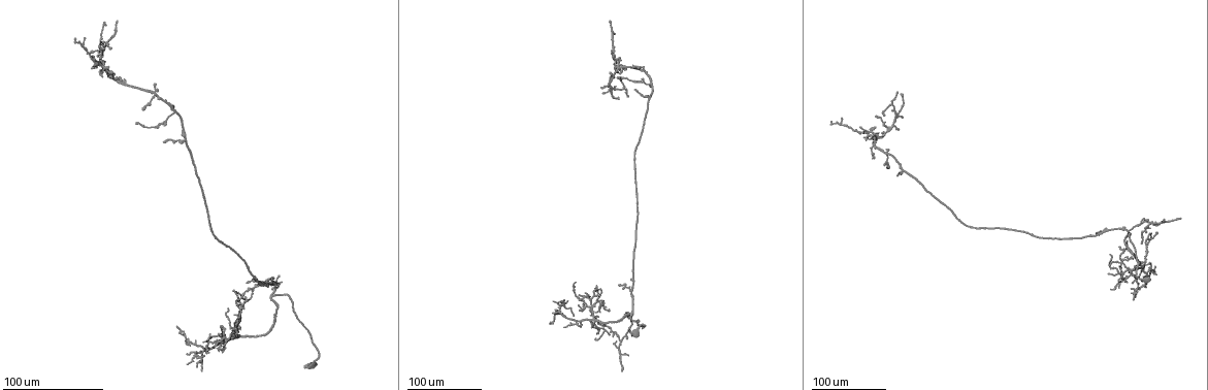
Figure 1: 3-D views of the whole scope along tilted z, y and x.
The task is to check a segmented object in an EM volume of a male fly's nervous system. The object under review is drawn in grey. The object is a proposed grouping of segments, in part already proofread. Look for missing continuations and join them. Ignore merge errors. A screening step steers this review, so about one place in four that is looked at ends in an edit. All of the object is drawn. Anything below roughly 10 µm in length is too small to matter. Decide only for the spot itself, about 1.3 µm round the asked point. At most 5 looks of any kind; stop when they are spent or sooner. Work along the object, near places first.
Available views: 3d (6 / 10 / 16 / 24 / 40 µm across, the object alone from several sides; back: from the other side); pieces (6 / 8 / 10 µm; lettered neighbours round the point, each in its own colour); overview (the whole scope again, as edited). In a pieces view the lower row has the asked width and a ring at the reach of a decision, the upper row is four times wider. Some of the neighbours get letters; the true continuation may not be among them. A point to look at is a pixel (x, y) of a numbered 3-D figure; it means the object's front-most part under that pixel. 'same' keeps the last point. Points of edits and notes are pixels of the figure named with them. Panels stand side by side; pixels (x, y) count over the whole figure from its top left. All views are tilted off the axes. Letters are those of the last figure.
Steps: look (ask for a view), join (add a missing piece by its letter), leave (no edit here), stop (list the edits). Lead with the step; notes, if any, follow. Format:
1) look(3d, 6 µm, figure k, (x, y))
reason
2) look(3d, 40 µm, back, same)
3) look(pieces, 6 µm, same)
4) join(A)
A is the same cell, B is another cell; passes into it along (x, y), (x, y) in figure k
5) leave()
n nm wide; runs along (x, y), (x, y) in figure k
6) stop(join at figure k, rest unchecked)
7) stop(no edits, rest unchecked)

look(3d, 24 µm, figure 1, (1151, 232))
branch stops here

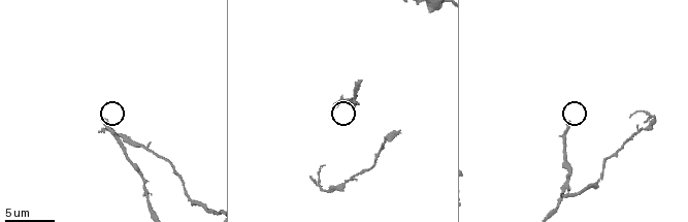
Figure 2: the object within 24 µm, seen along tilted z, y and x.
look(pieces, 10 µm, figure 2, (569, 121))
what lies round it

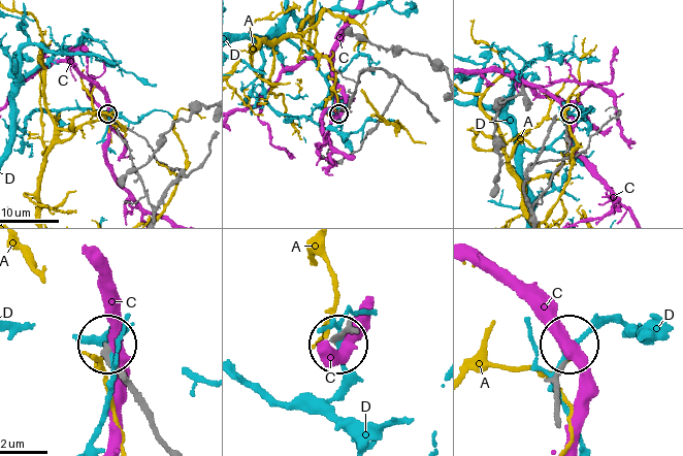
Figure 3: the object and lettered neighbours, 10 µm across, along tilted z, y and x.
leave()
A, C and D are other cells; runs along (161, 437), (148, 402), (108, 348) in figure 3; none of them fits

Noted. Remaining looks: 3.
look(3d, 24 µm, figure 1, (234, 314))
free end

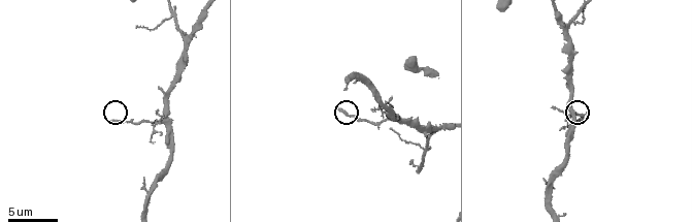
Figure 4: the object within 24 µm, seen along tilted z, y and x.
look(pieces, 6 µm, figure 4, (110, 120))

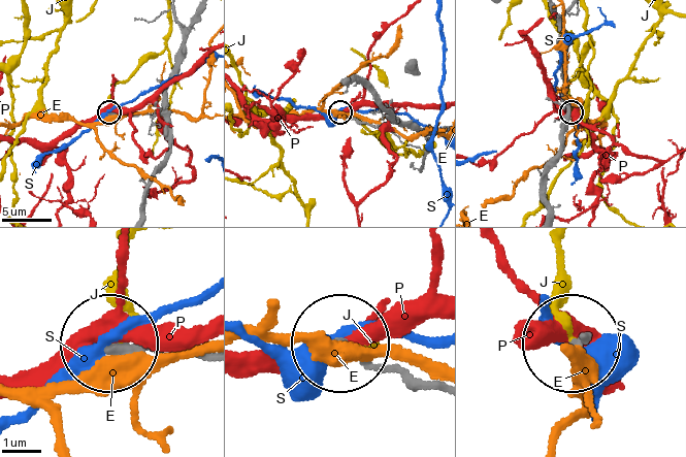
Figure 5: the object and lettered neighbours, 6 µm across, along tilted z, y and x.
leave()
220 nm wide; E, J, P and S are other cells; none of them fits

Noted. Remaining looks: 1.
stop(no edits, rest unchecked)

